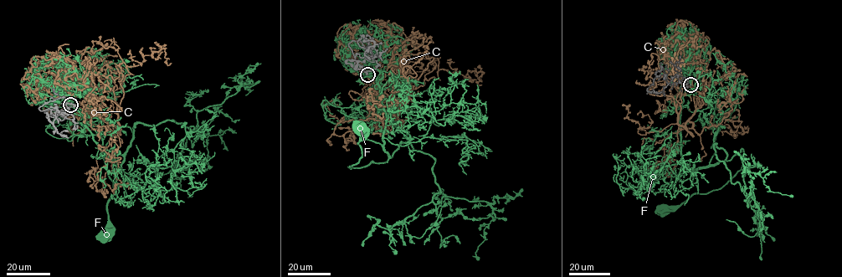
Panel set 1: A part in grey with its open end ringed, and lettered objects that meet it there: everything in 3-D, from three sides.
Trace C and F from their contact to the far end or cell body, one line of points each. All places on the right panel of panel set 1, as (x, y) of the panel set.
C: (690, 84), (695, 108), (683, 126), (678, 123), (683, 82), (678, 64), (673, 64), (675, 83)
F: (690, 84), (679, 95), (685, 162), (708, 167), (741, 149), (744, 161), (721, 187), (661, 209)

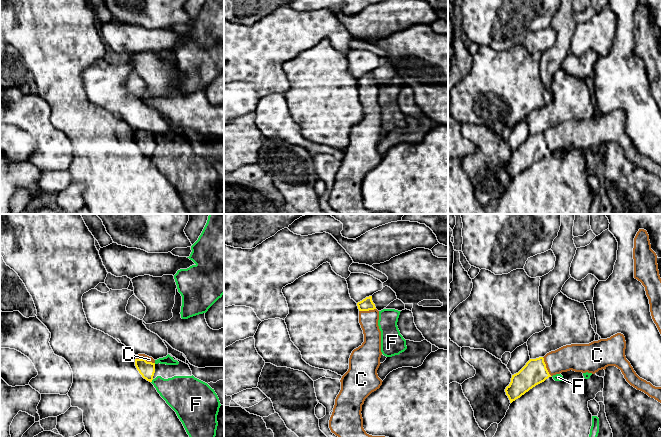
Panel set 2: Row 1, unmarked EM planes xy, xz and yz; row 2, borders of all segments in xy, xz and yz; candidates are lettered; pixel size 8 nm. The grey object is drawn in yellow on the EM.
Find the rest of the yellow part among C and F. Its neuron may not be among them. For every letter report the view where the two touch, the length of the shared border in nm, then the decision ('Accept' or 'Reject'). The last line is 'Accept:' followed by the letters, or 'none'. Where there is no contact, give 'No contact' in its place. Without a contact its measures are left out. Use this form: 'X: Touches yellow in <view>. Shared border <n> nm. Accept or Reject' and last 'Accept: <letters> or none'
C: Touches yellow in xy. Shared border 160 nm. Accept
F: Touches yellow in xy. Shared border 40 nm. Reject
Accept: C

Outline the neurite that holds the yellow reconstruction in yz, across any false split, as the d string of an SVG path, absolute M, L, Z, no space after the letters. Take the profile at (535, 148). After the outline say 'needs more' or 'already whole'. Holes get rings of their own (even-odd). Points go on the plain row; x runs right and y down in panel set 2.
M617 109L607 115L593 117L589 120L571 120L563 122L555 127L547 129L544 133L530 135L518 149L512 151L511 158L505 165L506 171L510 179L512 179L530 165L553 151L570 146L595 150L599 146L605 146L608 142L615 142L621 146L624 154L631 162L661 179L661 163L653 162L650 158L647 158L636 150L630 138L626 135L625 125L626 117L624 111L621 109Z; needs more

